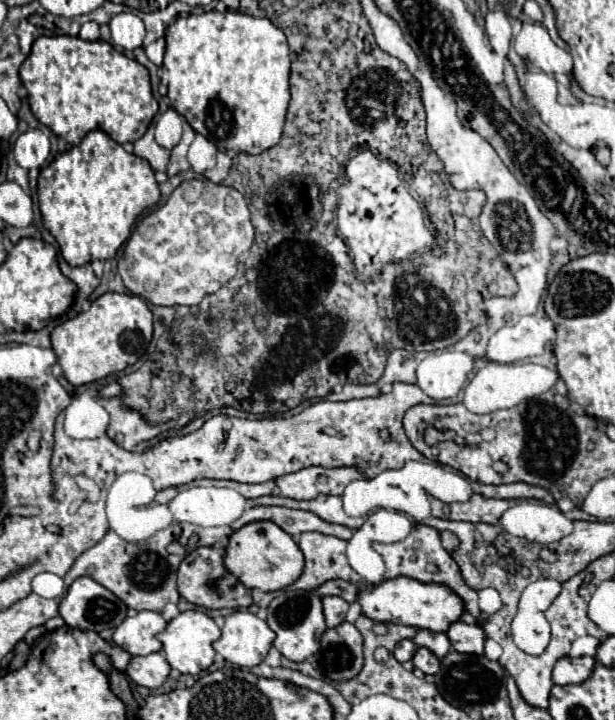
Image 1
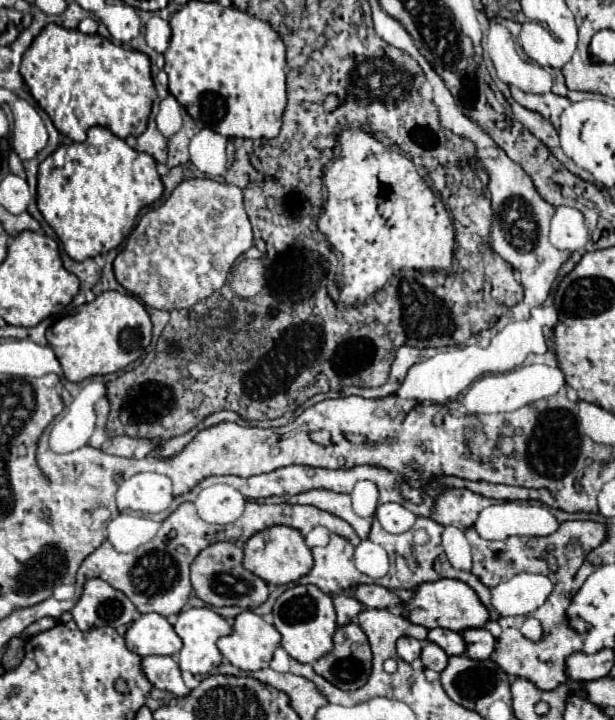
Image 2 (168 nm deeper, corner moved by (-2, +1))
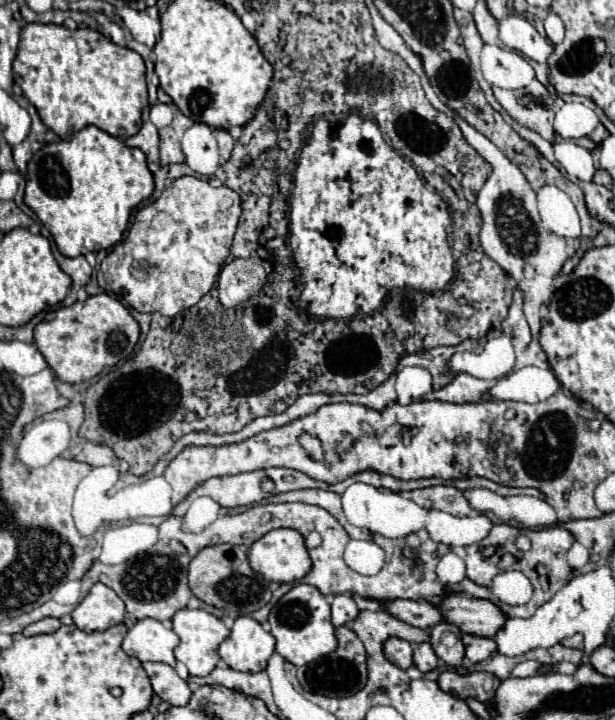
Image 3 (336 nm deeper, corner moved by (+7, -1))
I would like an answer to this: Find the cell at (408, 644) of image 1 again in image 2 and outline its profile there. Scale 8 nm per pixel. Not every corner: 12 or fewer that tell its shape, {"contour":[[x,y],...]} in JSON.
{"contour":[[413,637],[397,641],[397,655],[411,663],[421,655],[421,643]]}

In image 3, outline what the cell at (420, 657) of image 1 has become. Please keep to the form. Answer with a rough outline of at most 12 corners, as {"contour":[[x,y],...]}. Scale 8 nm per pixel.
{"contour":[[430,643],[414,649],[414,665],[422,673],[438,667],[438,657]]}

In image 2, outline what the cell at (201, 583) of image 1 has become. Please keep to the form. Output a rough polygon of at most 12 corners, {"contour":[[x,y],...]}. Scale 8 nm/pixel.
{"contour":[[213,543],[191,565],[195,595],[255,609],[269,585],[239,543]]}

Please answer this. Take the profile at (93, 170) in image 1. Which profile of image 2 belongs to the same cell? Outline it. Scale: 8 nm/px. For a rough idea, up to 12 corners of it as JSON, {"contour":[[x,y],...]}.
{"contour":[[107,127],[59,145],[37,207],[67,255],[117,249],[163,193]]}

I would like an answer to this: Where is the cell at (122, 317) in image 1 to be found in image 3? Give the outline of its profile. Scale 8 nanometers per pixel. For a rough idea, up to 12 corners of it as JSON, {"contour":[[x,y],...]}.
{"contour":[[108,293],[60,307],[34,343],[64,383],[134,353],[140,327]]}

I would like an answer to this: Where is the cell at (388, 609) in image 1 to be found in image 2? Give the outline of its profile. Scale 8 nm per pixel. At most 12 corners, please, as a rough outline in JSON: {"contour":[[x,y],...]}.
{"contour":[[459,579],[415,589],[403,603],[411,623],[461,633],[489,611]]}

